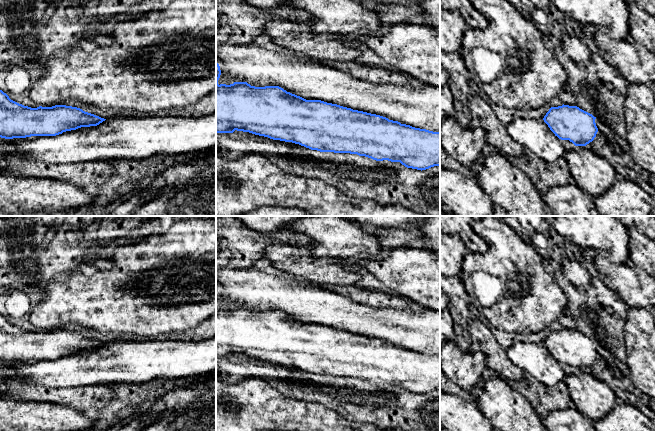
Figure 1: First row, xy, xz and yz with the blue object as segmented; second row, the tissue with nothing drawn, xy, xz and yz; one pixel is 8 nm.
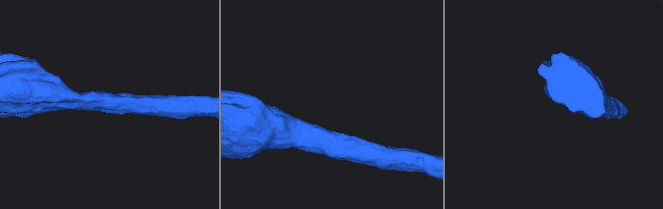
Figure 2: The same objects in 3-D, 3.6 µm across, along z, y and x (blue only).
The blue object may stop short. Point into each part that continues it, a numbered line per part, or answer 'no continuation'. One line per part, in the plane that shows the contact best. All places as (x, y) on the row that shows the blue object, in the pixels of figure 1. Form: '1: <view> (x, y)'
no continuation

